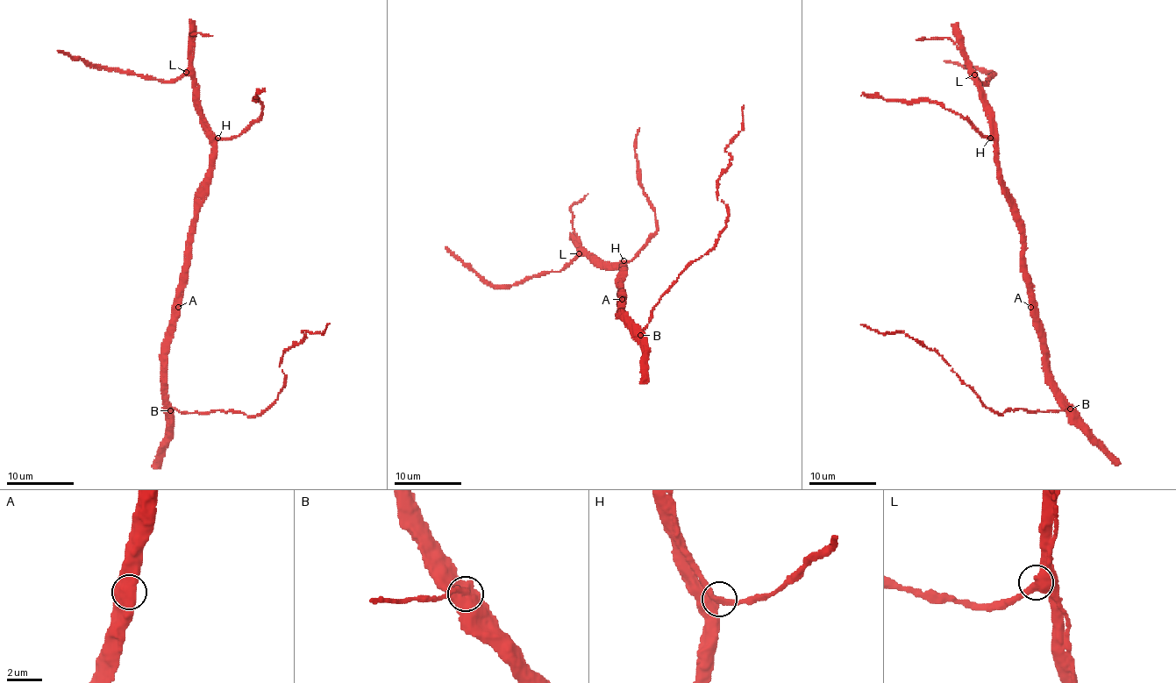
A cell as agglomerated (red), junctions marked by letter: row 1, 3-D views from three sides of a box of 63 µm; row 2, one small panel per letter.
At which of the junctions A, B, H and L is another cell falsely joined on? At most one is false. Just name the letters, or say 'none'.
B

